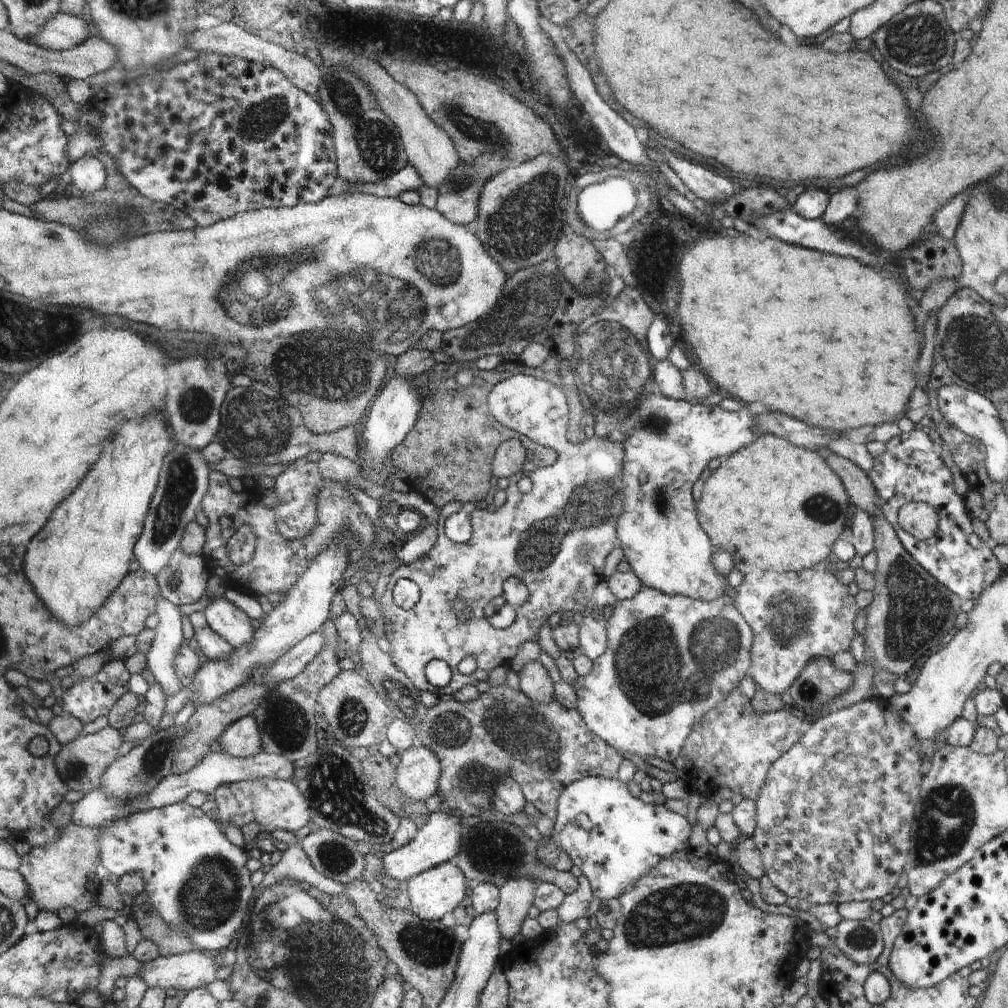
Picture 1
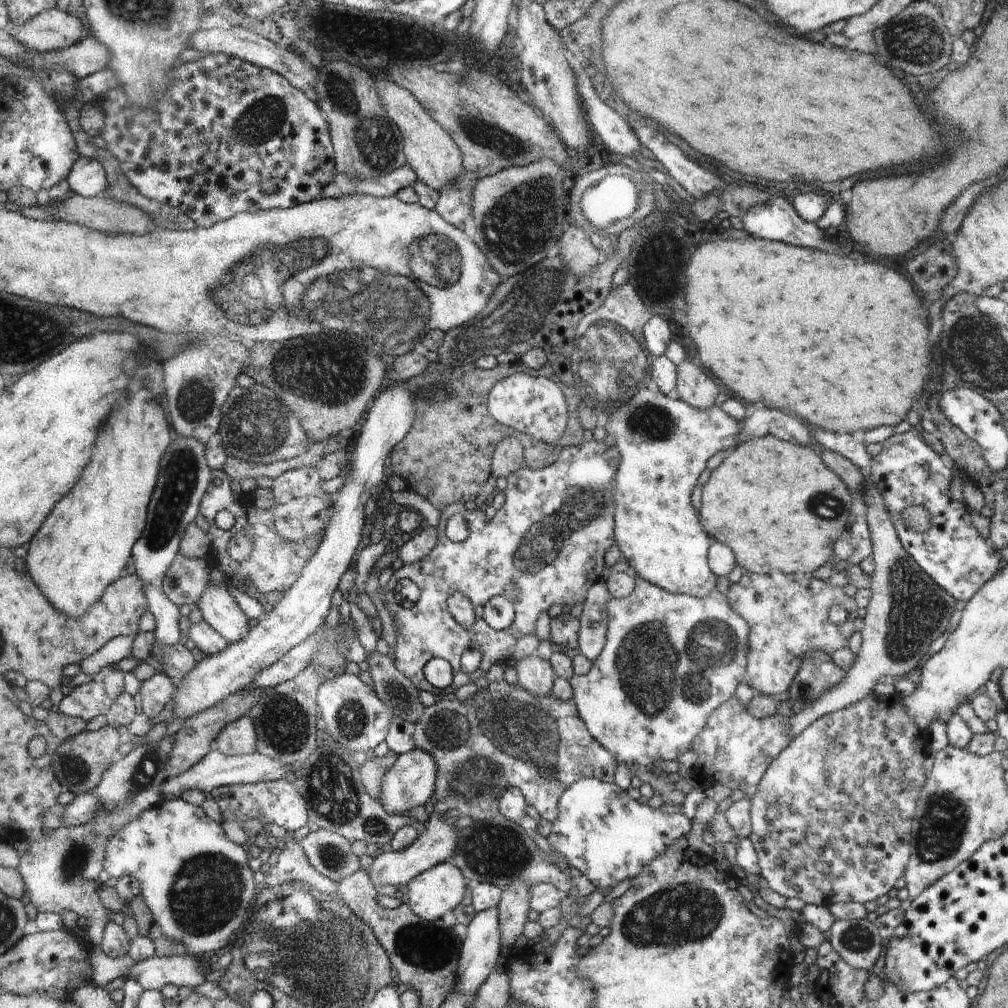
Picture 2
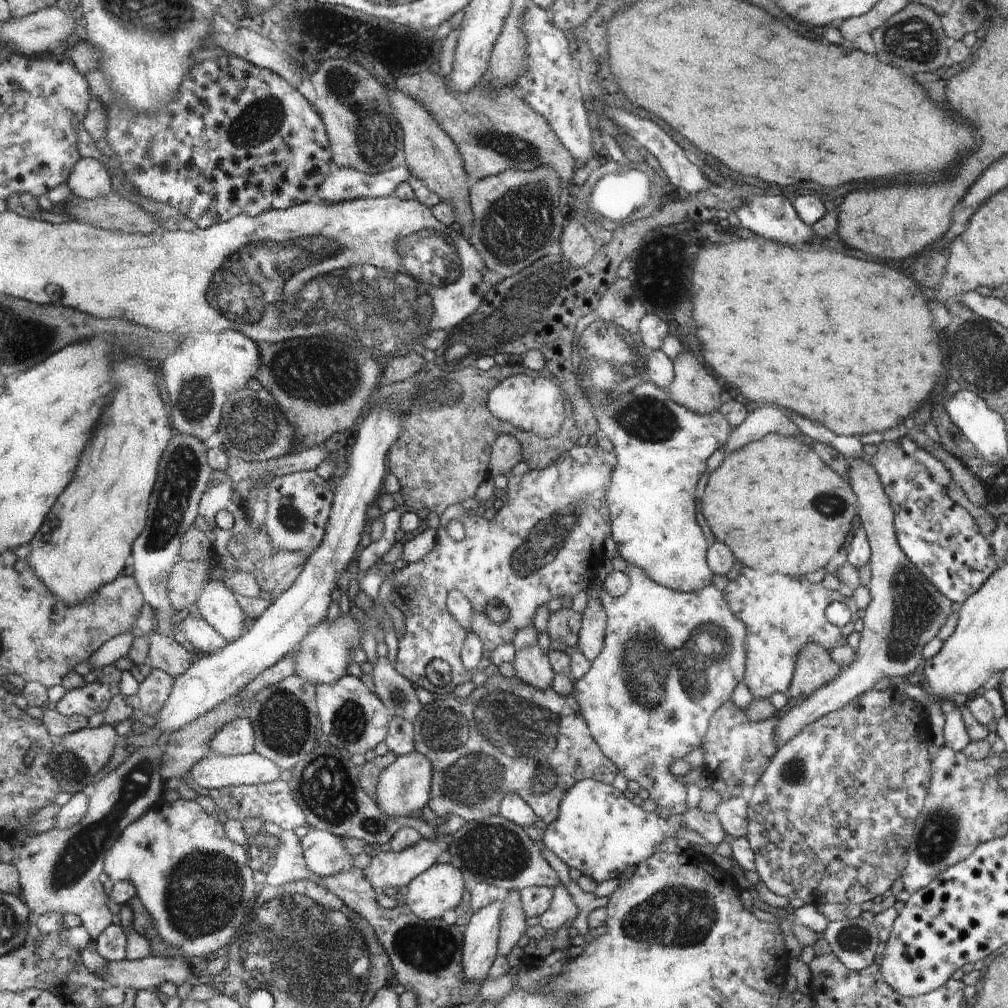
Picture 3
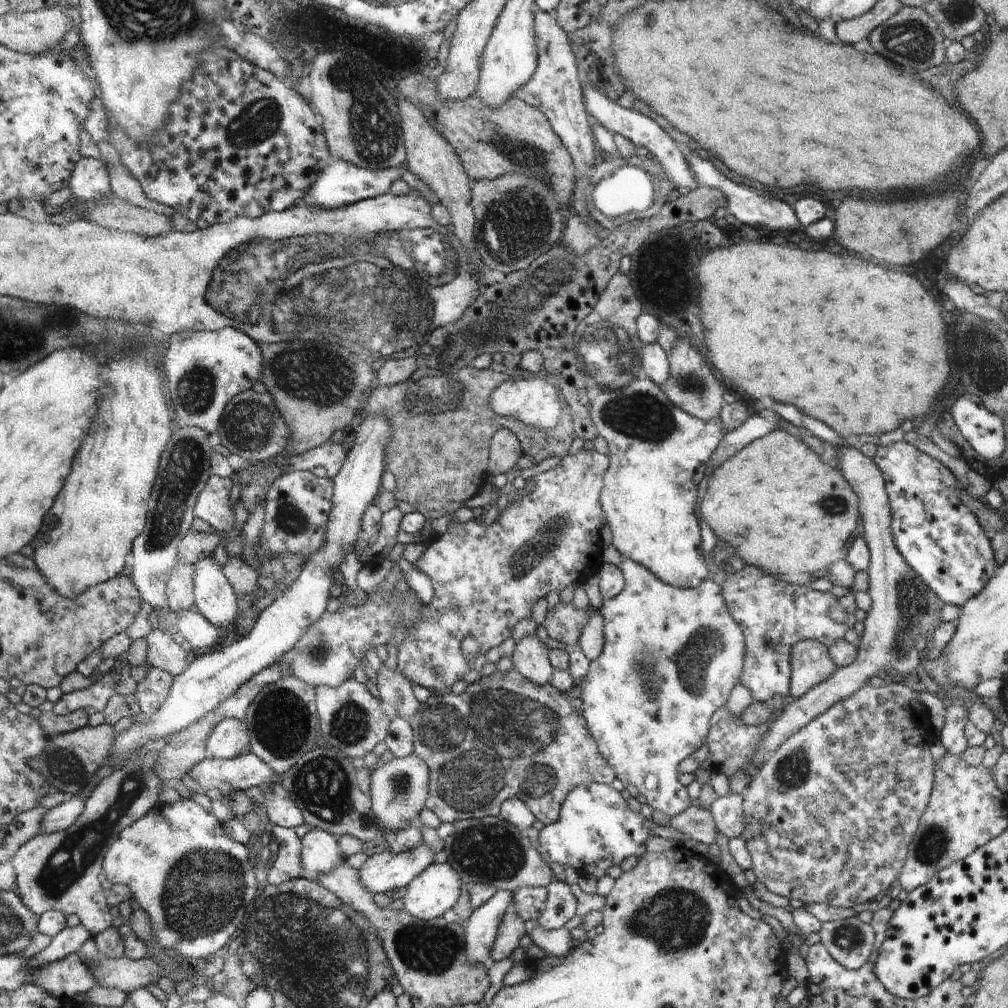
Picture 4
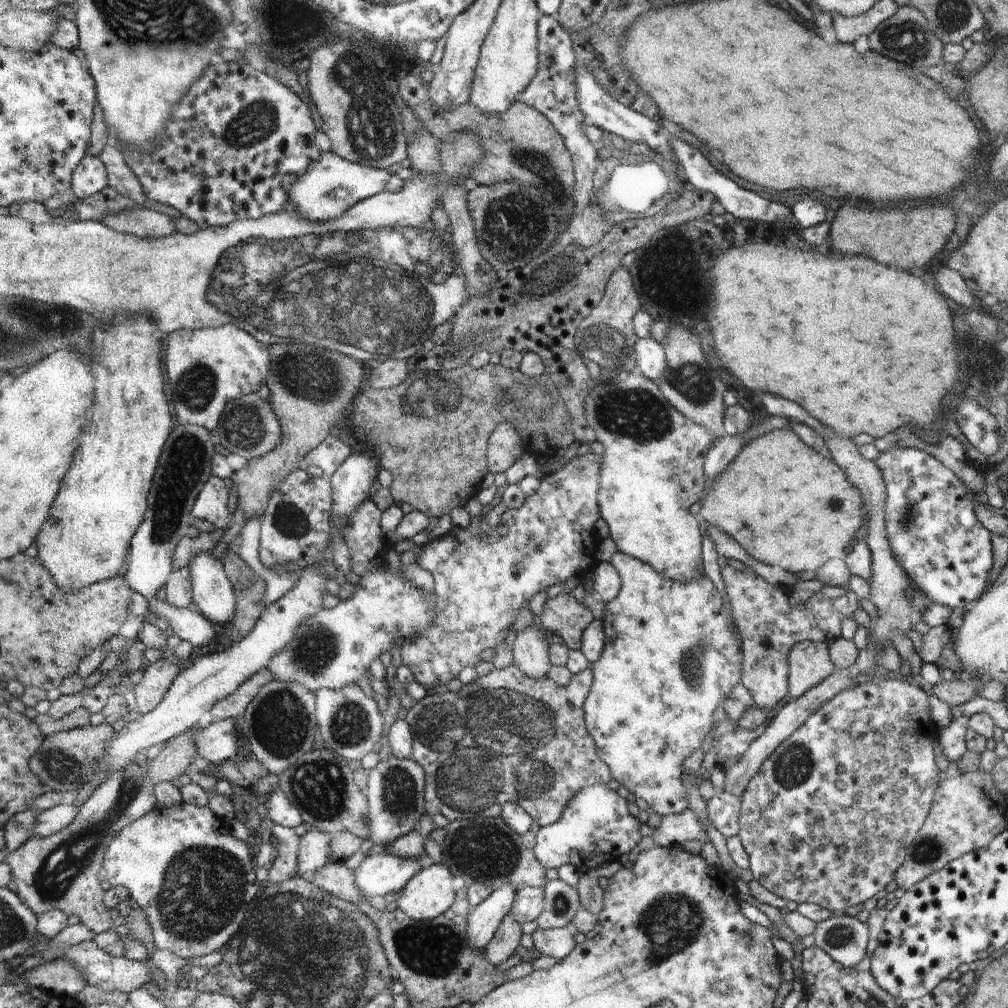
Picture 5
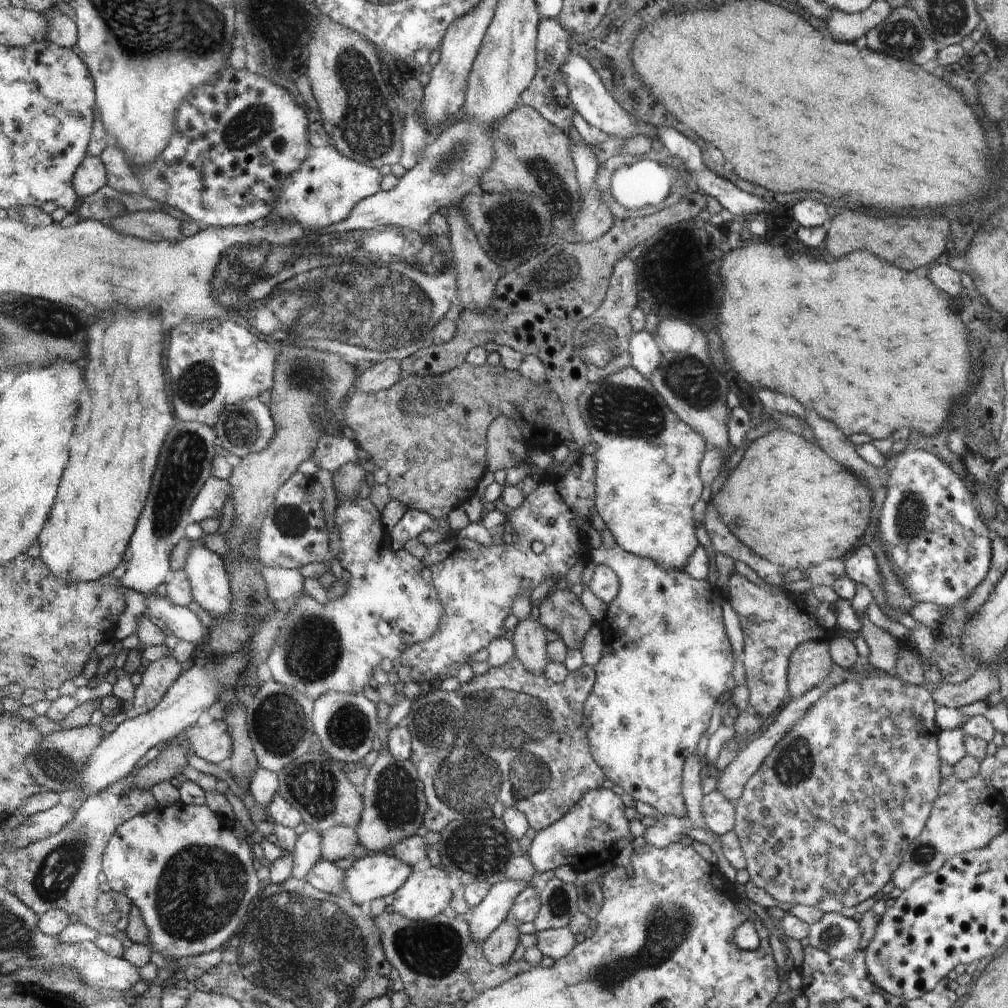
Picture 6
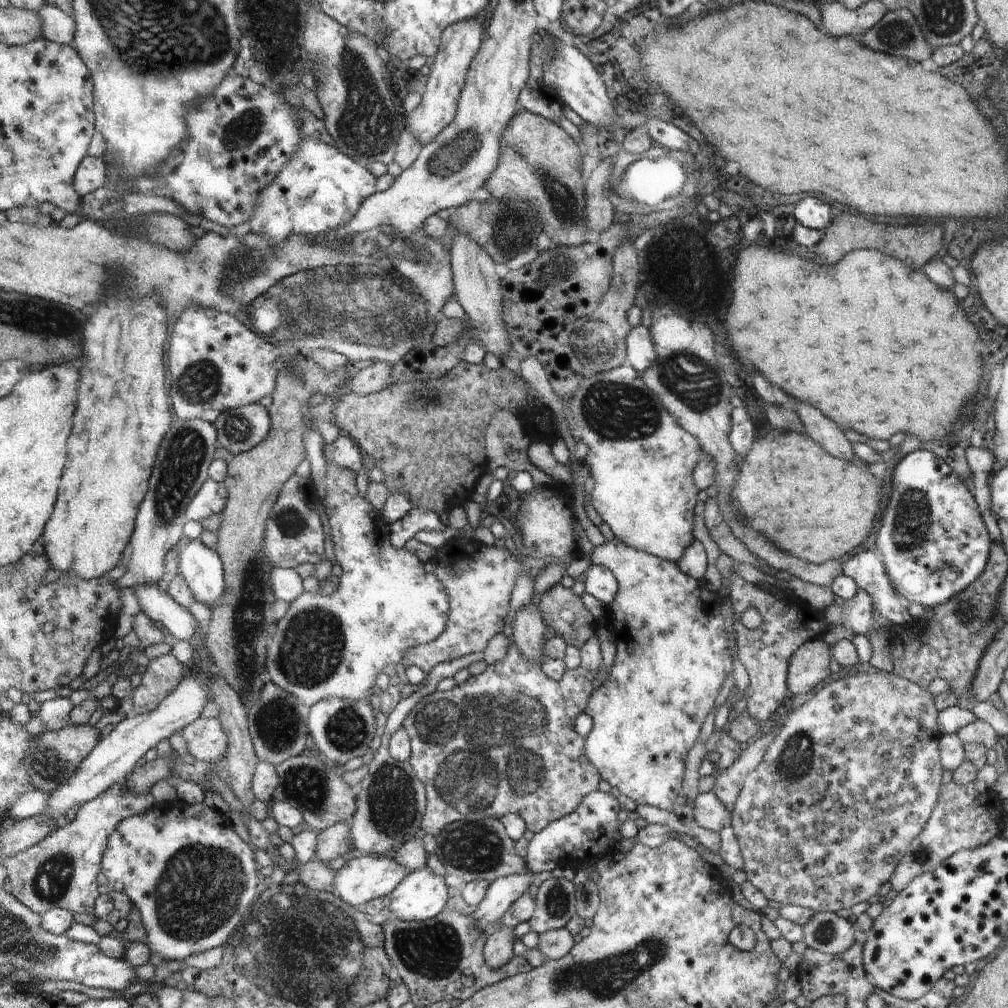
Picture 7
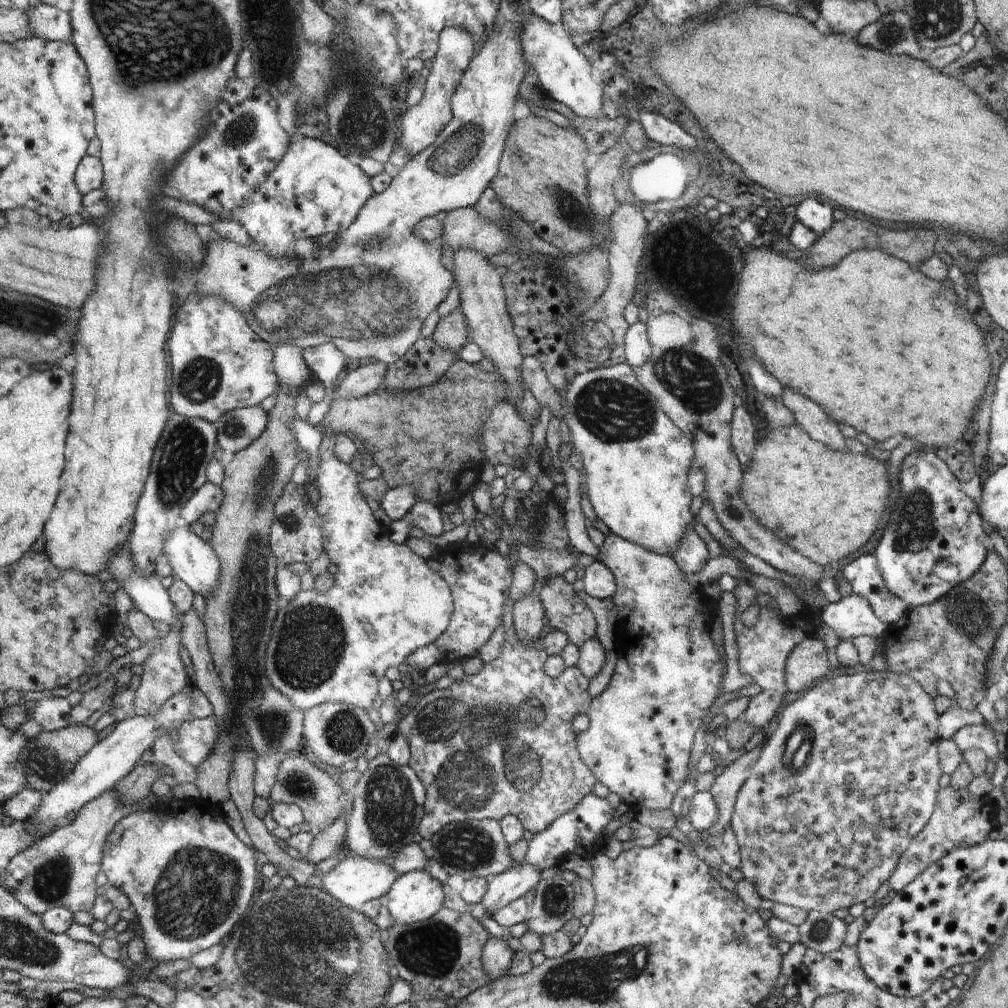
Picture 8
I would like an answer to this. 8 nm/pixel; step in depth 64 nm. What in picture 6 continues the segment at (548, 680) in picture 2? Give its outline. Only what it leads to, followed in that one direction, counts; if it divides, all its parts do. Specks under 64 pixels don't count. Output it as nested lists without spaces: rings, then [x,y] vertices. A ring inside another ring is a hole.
[[[530,615],[526,620],[518,621],[512,638],[516,658],[522,661],[528,672],[542,674],[548,658],[548,642],[544,634],[545,626]]]

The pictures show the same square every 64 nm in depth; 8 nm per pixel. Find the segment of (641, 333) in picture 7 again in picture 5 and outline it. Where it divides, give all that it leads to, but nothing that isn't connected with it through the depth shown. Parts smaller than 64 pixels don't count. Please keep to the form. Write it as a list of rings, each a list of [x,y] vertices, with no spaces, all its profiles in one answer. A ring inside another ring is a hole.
[[[653,337],[640,338],[636,347],[638,369],[640,374],[655,381],[664,376],[668,370],[664,348]]]

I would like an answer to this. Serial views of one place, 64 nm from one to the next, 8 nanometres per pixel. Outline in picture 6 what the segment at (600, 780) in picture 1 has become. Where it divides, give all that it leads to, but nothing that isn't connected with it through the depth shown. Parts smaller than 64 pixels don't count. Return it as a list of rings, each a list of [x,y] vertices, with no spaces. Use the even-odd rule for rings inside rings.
[[[602,786],[590,790],[564,818],[537,832],[527,852],[532,866],[536,872],[542,873],[556,870],[564,864],[572,866],[577,872],[608,863],[615,864],[618,850],[624,850],[624,846],[630,847],[626,844],[630,840],[628,819],[622,812],[624,804],[612,790]]]

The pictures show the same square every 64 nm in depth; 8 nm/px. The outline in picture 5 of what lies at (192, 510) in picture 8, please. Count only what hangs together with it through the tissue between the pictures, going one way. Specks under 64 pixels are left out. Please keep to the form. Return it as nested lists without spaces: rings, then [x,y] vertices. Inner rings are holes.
[[[213,474],[197,500],[194,516],[202,518],[202,520],[209,520],[217,528],[230,526],[233,516],[228,508],[228,502],[230,502],[230,494],[234,490],[234,484],[233,479],[224,479]]]

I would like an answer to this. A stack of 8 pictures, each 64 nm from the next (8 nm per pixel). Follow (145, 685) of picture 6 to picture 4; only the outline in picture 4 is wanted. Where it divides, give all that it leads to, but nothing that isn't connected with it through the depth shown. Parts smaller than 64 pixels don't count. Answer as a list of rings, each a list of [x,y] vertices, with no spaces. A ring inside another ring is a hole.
[[[149,666],[144,682],[138,683],[135,697],[139,700],[141,712],[150,718],[166,704],[175,681],[172,672],[157,666]]]

